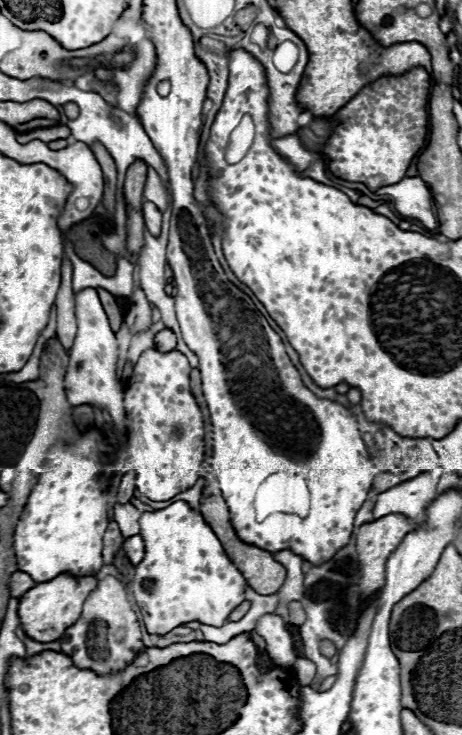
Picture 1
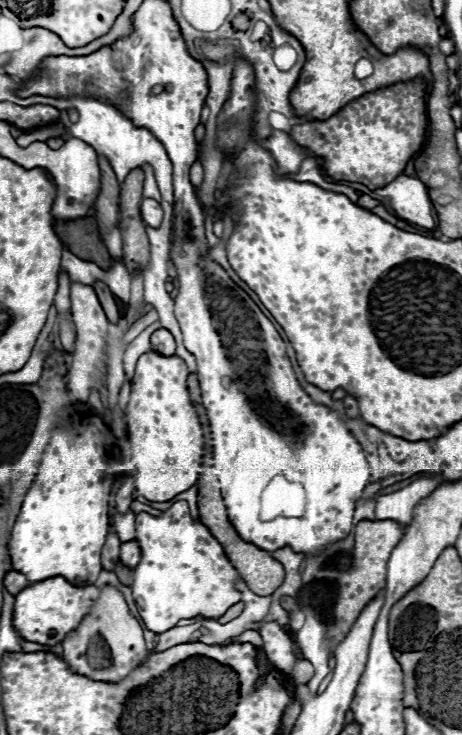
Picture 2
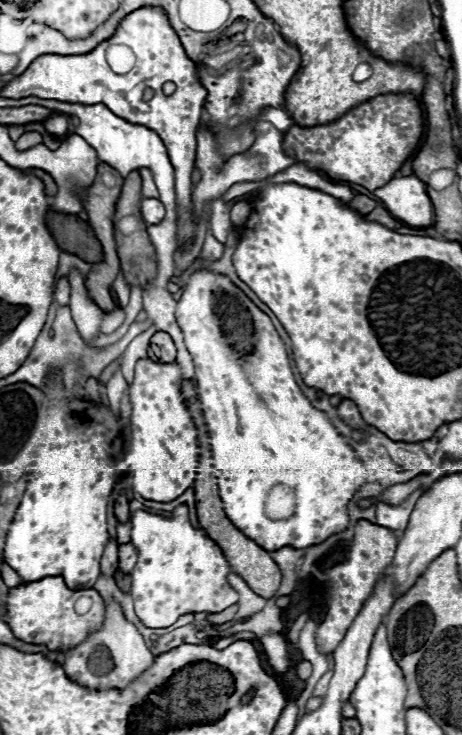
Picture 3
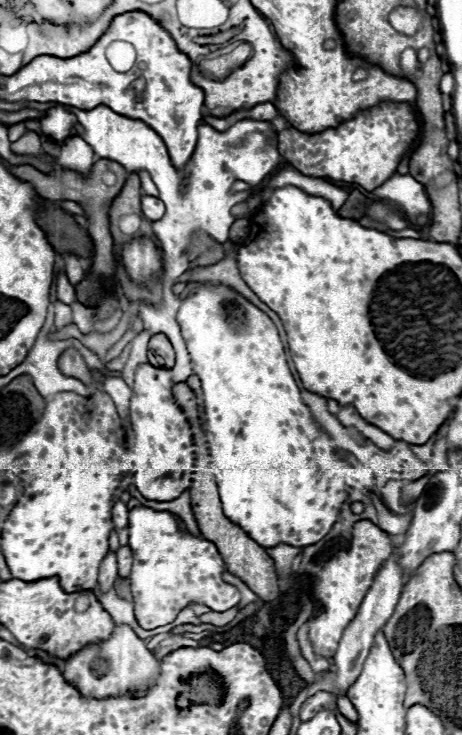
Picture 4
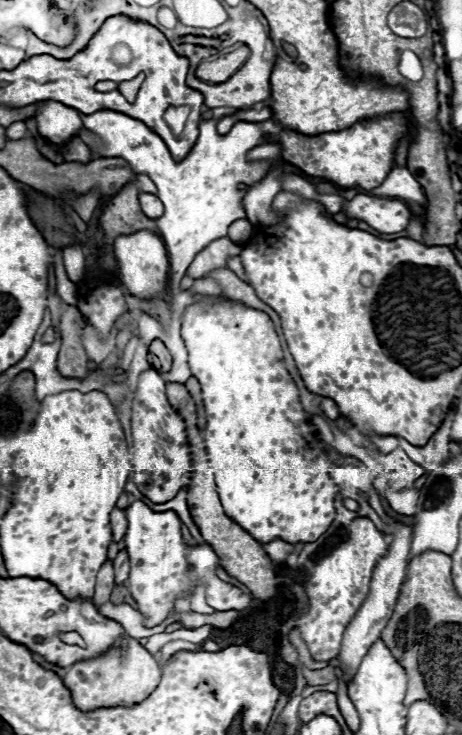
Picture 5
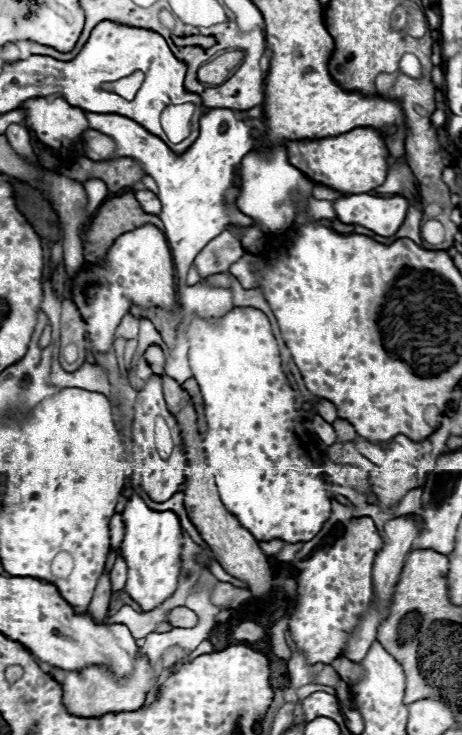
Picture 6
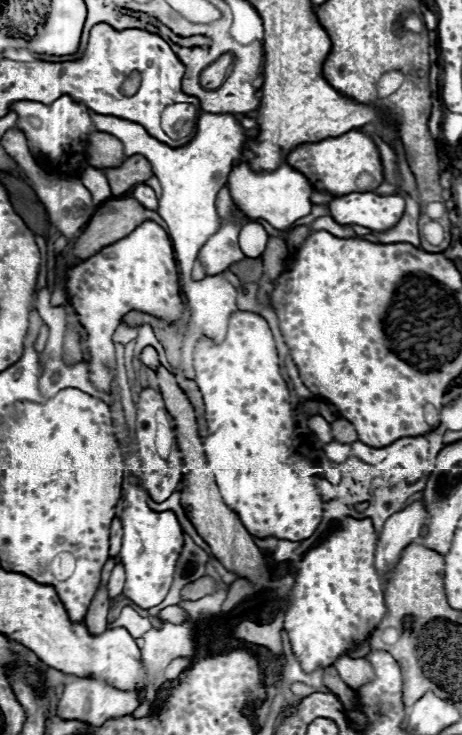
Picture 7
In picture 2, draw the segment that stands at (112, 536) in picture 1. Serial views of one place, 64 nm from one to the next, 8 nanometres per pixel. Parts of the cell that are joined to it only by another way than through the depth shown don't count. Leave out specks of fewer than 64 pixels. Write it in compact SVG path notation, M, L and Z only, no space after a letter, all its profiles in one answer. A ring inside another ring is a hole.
M110 526L108 530L108 536L106 536L106 544L102 548L102 568L104 570L114 570L116 562L118 562L118 556L120 556L120 538L114 530L114 526Z

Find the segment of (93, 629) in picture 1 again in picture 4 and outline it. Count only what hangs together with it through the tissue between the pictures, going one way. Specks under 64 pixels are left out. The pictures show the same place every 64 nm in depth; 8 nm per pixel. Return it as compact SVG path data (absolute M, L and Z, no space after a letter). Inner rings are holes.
M114 624L112 634L96 644L90 644L82 650L78 650L72 658L66 660L64 678L74 684L82 696L90 698L108 698L108 696L120 696L128 694L130 688L134 690L146 690L158 674L158 660L154 654L146 648L144 640L136 636L136 632L126 624Z

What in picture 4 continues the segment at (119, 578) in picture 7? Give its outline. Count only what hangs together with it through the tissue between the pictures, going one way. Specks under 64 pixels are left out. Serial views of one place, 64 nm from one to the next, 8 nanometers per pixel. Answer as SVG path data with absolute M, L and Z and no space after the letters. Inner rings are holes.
M120 546L120 548L116 550L116 556L118 556L118 574L120 574L122 578L126 578L126 576L130 574L132 560L134 560L130 546Z

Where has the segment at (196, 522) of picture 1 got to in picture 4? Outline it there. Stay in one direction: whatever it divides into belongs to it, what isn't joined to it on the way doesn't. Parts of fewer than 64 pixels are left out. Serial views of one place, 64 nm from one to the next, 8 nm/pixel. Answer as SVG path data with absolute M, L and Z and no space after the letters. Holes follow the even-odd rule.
M136 506L130 510L128 530L128 546L134 554L130 584L136 618L142 628L152 630L170 624L182 608L194 602L204 604L214 612L224 612L240 602L240 592L222 580L225 563L222 558L218 560L218 550L214 544L183 531L179 520L170 512L156 512L146 506ZM190 558L196 562L186 562Z

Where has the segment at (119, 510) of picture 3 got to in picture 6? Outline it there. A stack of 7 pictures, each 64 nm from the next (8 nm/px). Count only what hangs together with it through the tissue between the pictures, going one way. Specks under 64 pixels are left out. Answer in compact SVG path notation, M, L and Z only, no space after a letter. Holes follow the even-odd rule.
M114 514L110 520L110 538L112 538L112 548L120 548L120 542L124 538L124 522L122 514Z

